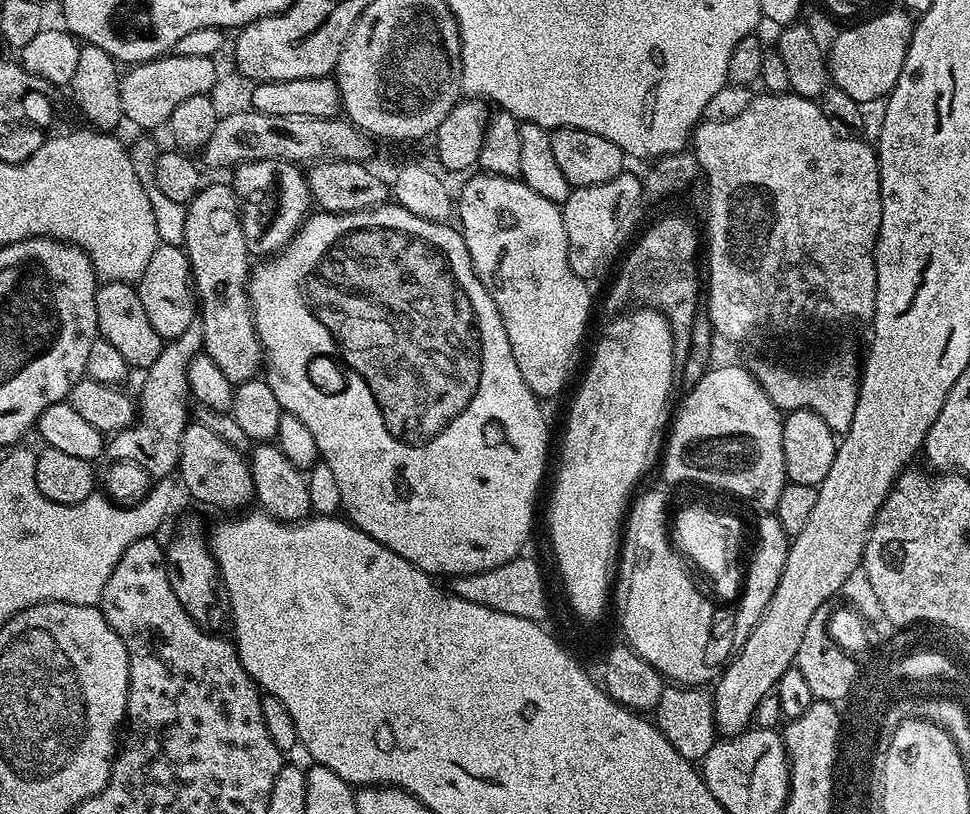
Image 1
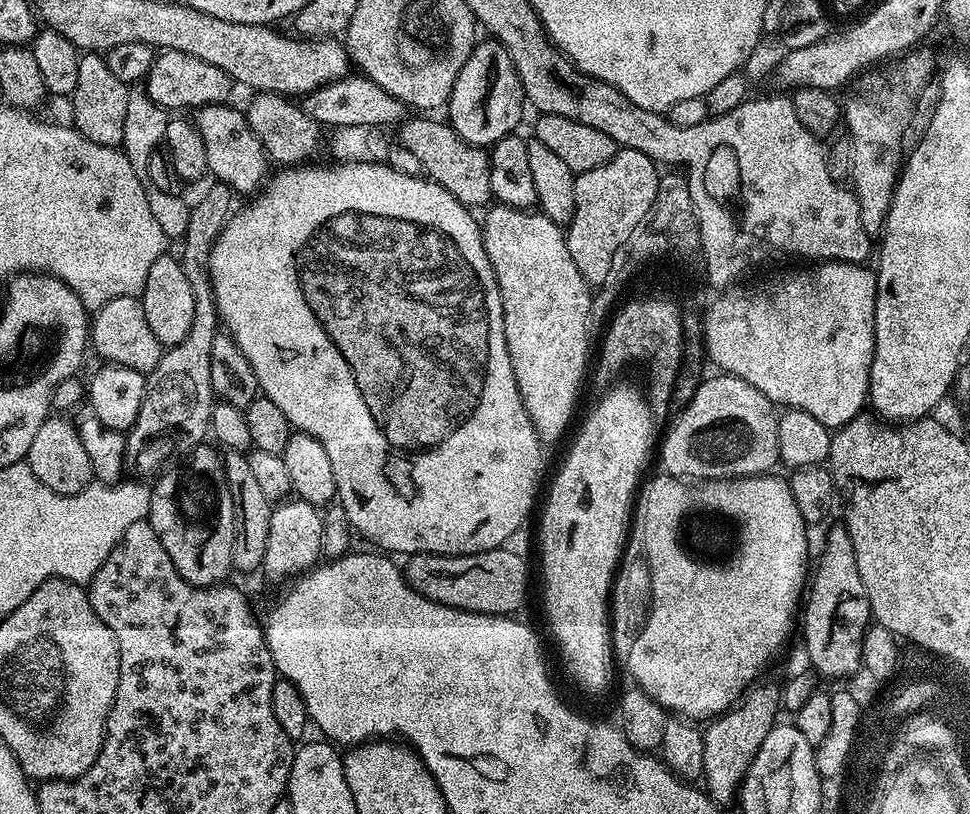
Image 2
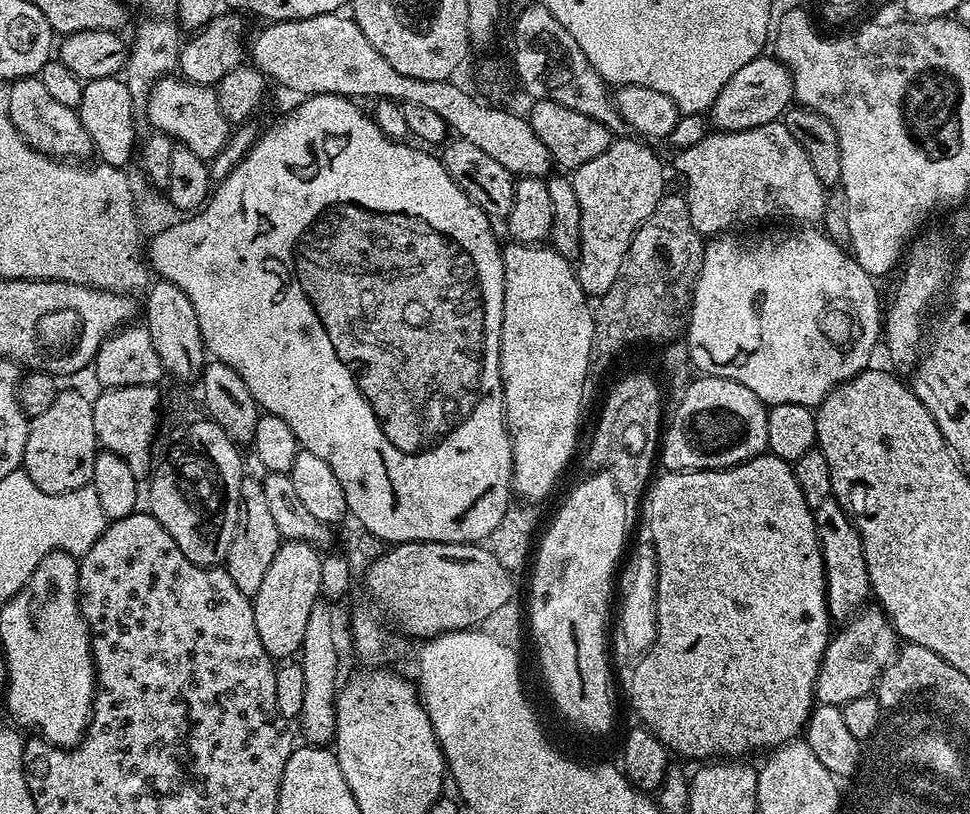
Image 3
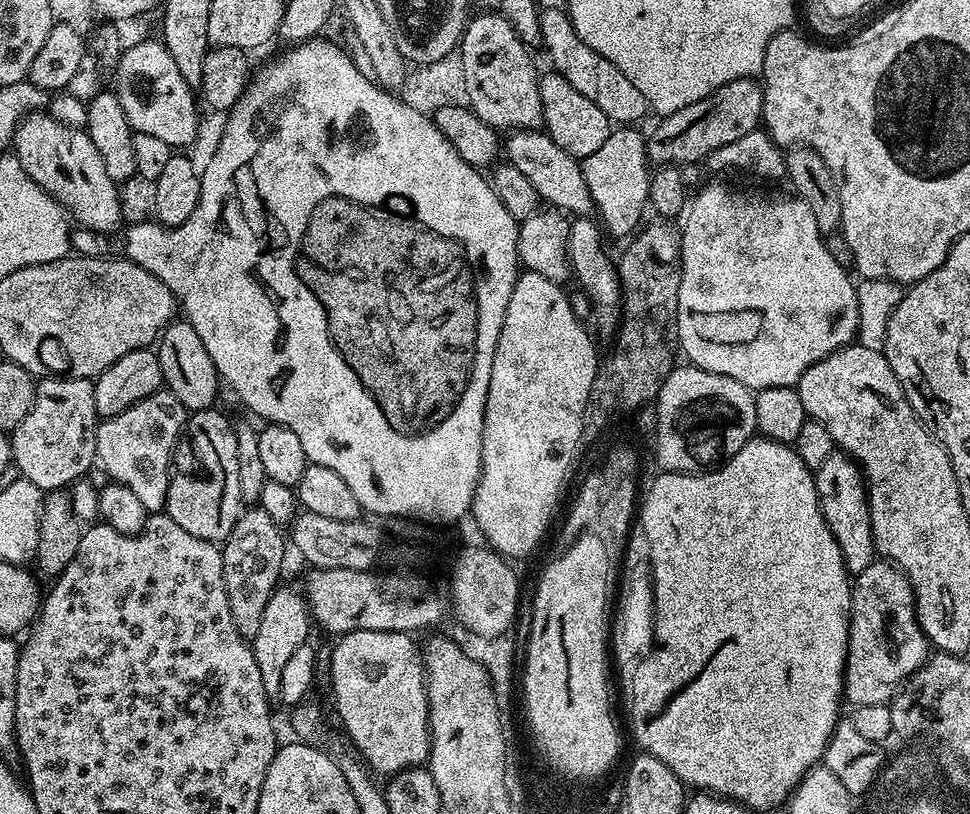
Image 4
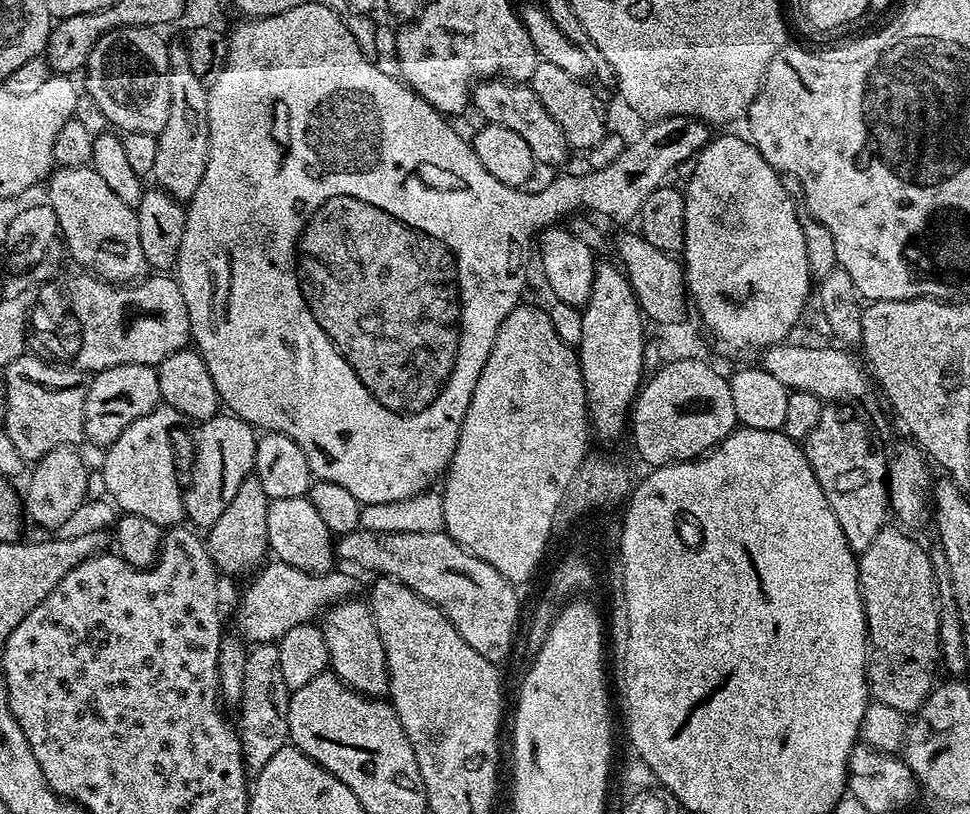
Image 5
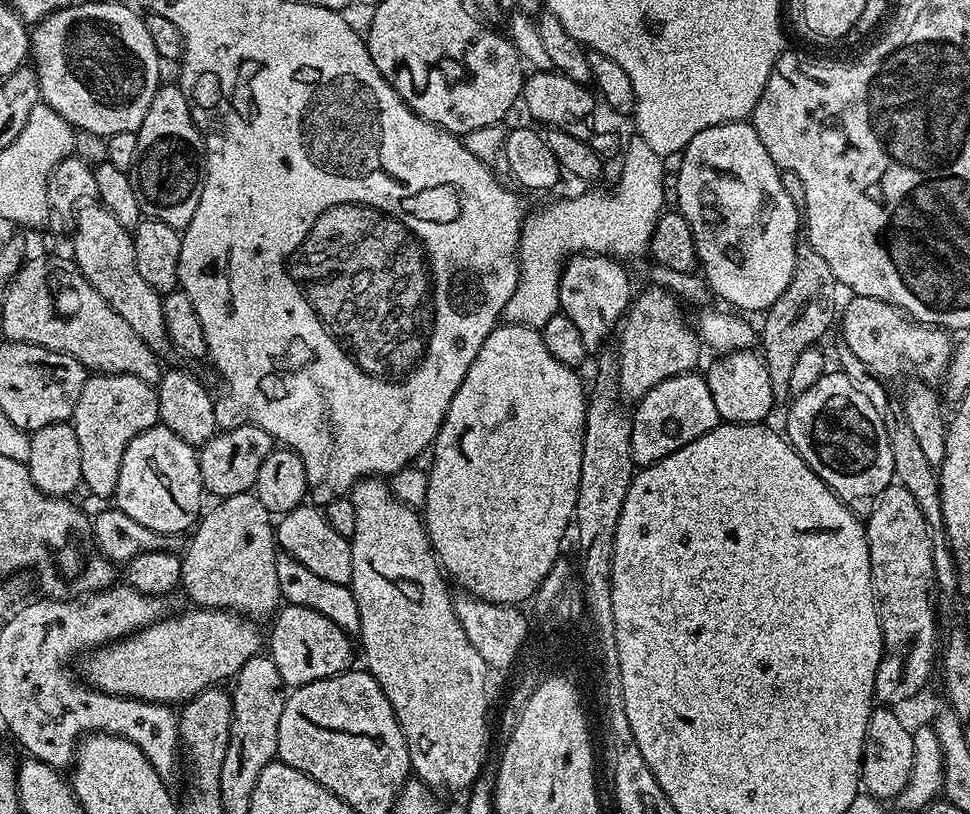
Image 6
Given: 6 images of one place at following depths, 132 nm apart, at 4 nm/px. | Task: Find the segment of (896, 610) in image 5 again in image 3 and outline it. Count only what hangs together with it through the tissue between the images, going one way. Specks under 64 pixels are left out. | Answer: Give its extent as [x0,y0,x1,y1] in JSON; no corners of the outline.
[816,606,898,706]

